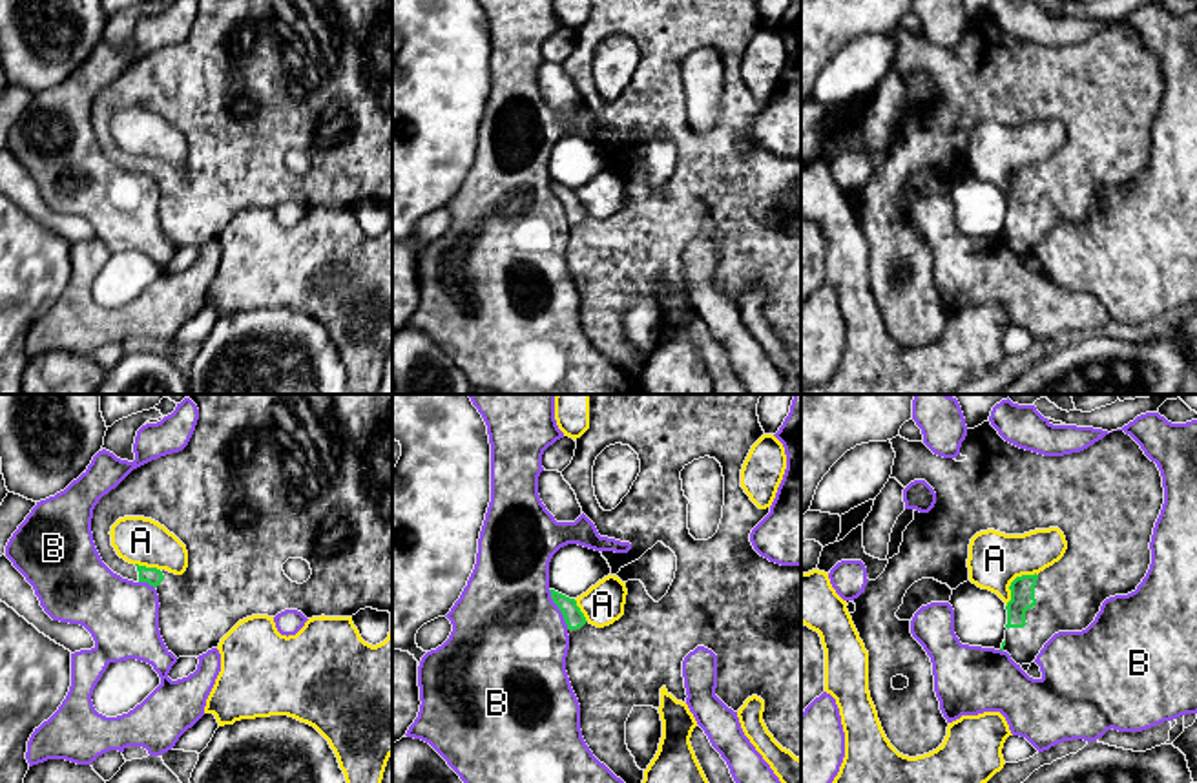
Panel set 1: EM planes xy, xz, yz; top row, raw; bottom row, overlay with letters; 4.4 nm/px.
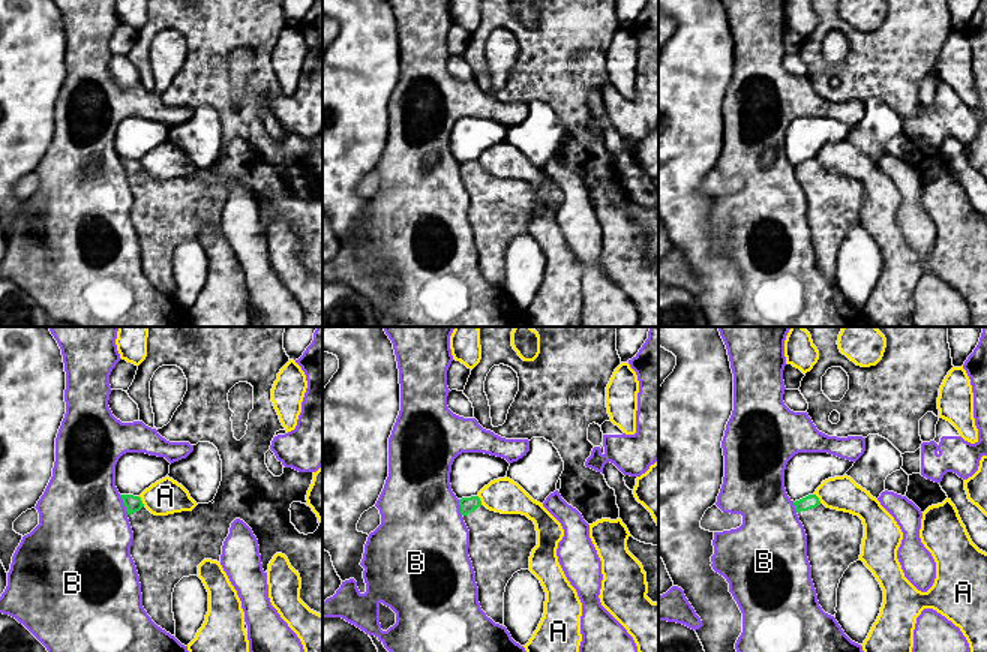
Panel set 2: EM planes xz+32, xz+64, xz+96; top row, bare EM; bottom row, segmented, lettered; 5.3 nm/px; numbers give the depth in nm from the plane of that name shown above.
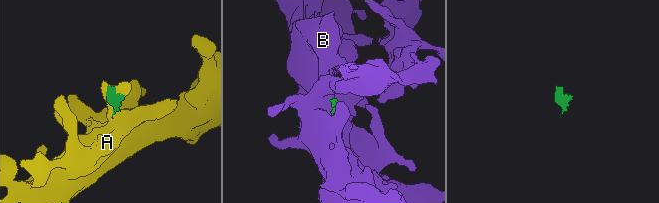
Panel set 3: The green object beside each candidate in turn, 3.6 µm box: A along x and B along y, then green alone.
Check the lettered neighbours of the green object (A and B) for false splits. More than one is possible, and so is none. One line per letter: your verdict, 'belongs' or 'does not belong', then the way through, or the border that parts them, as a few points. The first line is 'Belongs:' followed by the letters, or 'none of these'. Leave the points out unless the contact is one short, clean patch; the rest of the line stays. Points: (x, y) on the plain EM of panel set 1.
Belongs: none of these
A: does not belong
B: does not belong

